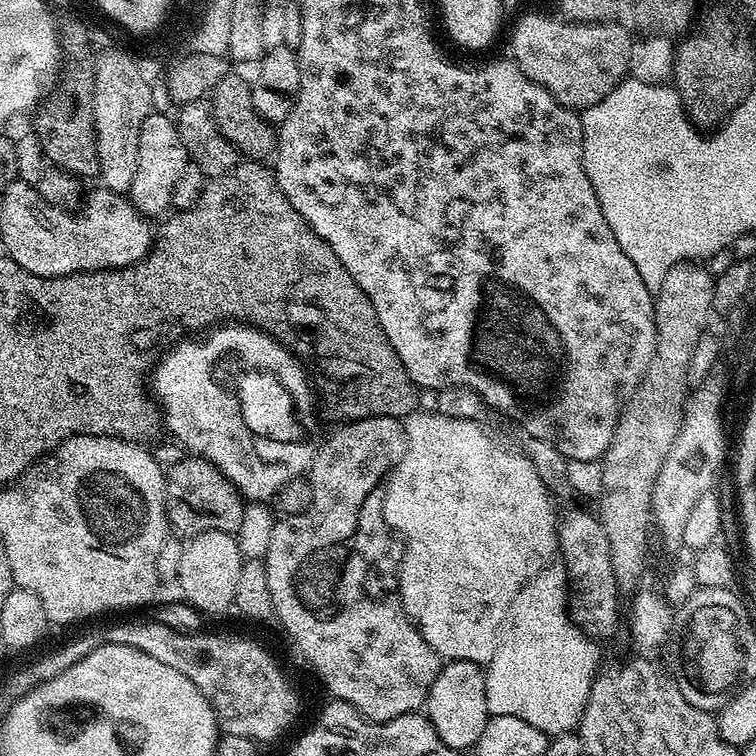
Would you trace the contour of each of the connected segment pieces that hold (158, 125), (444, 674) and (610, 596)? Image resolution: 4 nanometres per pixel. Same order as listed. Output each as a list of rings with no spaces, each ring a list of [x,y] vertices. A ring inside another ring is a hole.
[[[159,111],[149,112],[138,134],[138,170],[134,174],[130,193],[132,205],[141,216],[153,218],[152,216],[161,215],[160,217],[163,217],[172,208],[174,186],[182,175],[182,170],[186,170],[188,163],[190,161],[186,147],[179,138],[175,119]]]
[[[450,660],[441,667],[438,678],[434,678],[427,698],[426,715],[446,746],[467,750],[475,746],[478,738],[482,738],[482,730],[486,730],[490,715],[486,706],[484,673],[485,669],[474,662]]]
[[[568,508],[561,511],[556,524],[556,542],[559,555],[564,555],[562,567],[570,585],[570,615],[572,621],[588,636],[612,636],[616,632],[616,596],[618,589],[614,570],[610,566],[610,541],[606,539],[606,530],[602,530],[599,515],[587,512],[584,508]]]

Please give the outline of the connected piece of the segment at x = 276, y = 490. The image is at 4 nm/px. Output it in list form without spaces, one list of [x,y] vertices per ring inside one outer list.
[[[213,327],[199,338],[184,338],[173,343],[151,369],[150,392],[162,409],[163,427],[185,448],[185,453],[212,463],[245,501],[268,502],[271,496],[272,499],[279,497],[280,491],[291,480],[301,479],[311,469],[314,448],[311,443],[306,448],[292,448],[292,444],[264,444],[264,440],[252,440],[252,436],[240,428],[240,416],[236,416],[236,408],[232,408],[232,404],[220,404],[220,392],[216,392],[216,384],[212,384],[212,372],[208,372],[208,364],[216,360],[216,356],[212,356],[212,348],[228,348],[232,340],[236,340],[236,332],[219,332]]]

